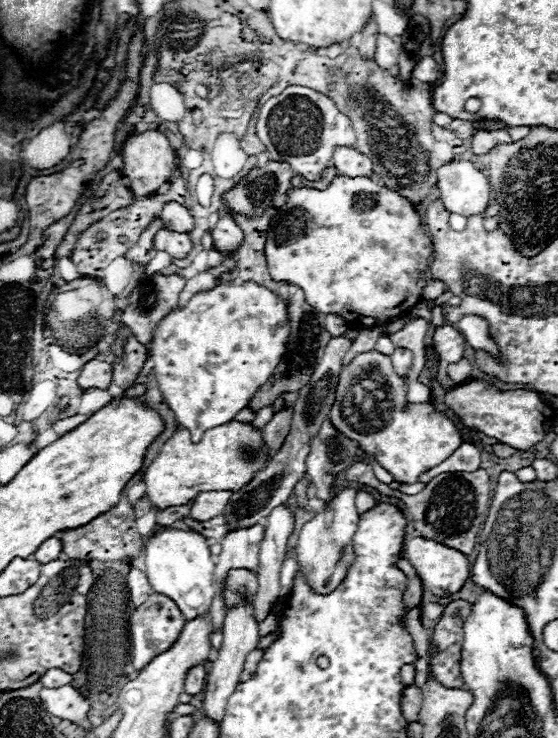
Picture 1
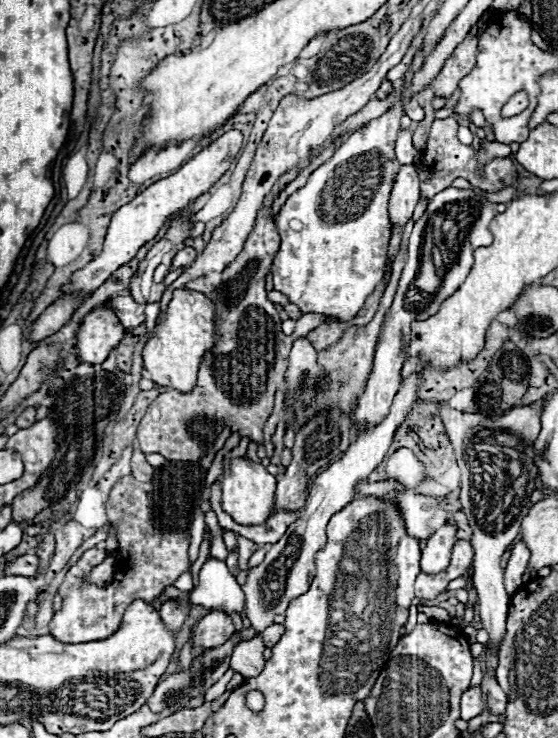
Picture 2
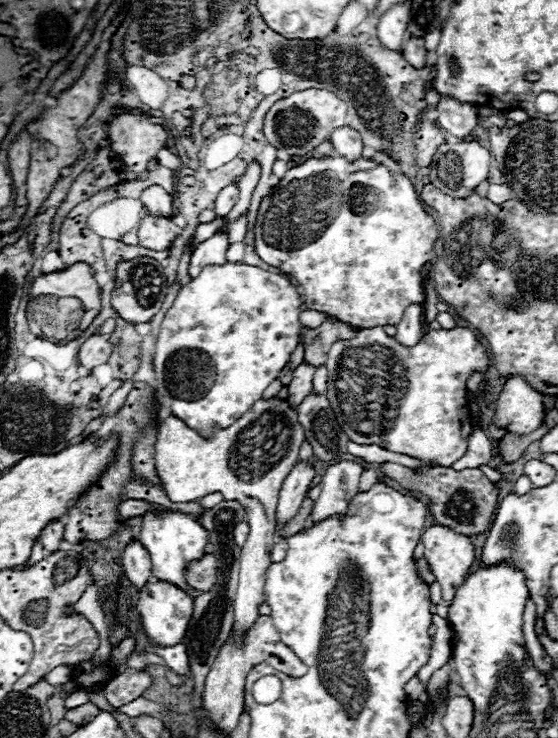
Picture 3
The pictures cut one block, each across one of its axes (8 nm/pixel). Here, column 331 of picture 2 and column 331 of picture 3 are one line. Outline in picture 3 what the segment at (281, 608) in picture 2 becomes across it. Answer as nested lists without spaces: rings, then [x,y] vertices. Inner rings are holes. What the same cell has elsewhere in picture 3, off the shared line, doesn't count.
[[[338,462],[326,468],[320,482],[320,498],[314,502],[312,524],[348,510],[352,496],[360,492],[358,484],[362,472],[364,468],[356,462]]]

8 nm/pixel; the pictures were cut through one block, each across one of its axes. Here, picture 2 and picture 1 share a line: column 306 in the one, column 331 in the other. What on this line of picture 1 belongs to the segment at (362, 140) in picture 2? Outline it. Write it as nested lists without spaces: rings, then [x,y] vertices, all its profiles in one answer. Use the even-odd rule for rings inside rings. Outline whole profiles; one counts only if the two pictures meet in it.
[[[334,176],[326,190],[290,188],[286,196],[288,200],[272,220],[264,246],[268,272],[274,280],[300,286],[304,300],[314,310],[338,314],[350,326],[372,328],[406,314],[420,302],[432,258],[432,242],[422,216],[404,196],[368,176]]]

